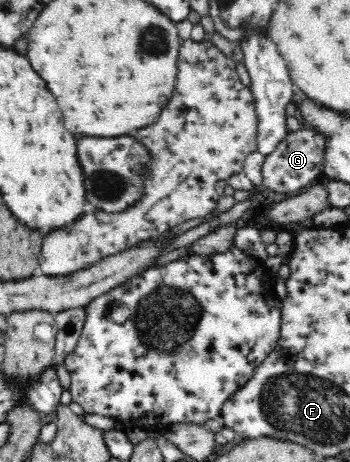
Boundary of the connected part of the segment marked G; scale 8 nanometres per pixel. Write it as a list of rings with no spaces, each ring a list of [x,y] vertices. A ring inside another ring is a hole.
[[[301,126],[295,132],[288,132],[286,137],[276,145],[276,149],[265,156],[261,169],[262,183],[259,187],[262,186],[273,192],[278,198],[300,192],[322,175],[324,161],[322,151],[324,151],[324,140],[316,130]]]

